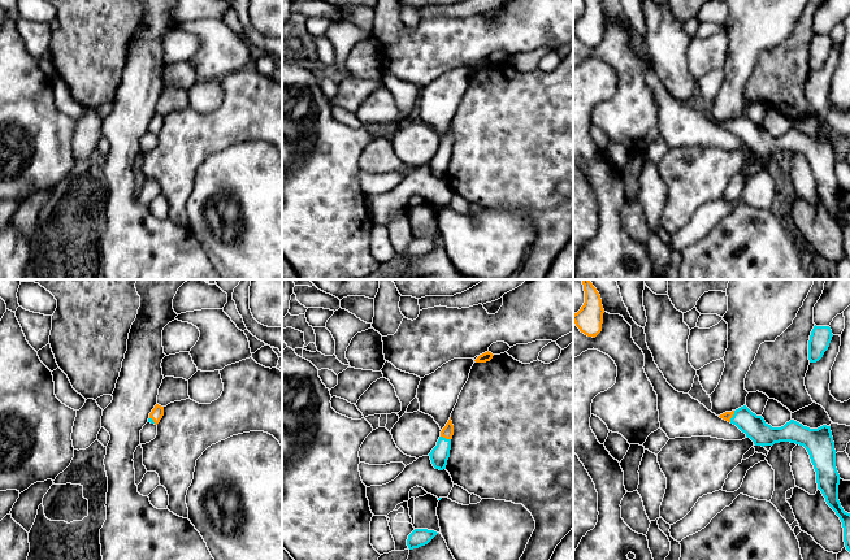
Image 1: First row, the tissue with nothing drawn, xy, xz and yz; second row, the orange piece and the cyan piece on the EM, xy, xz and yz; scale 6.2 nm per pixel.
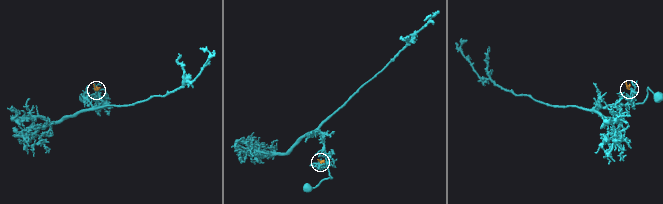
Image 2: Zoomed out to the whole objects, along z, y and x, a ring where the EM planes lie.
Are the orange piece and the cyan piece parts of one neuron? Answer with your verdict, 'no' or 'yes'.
yes

